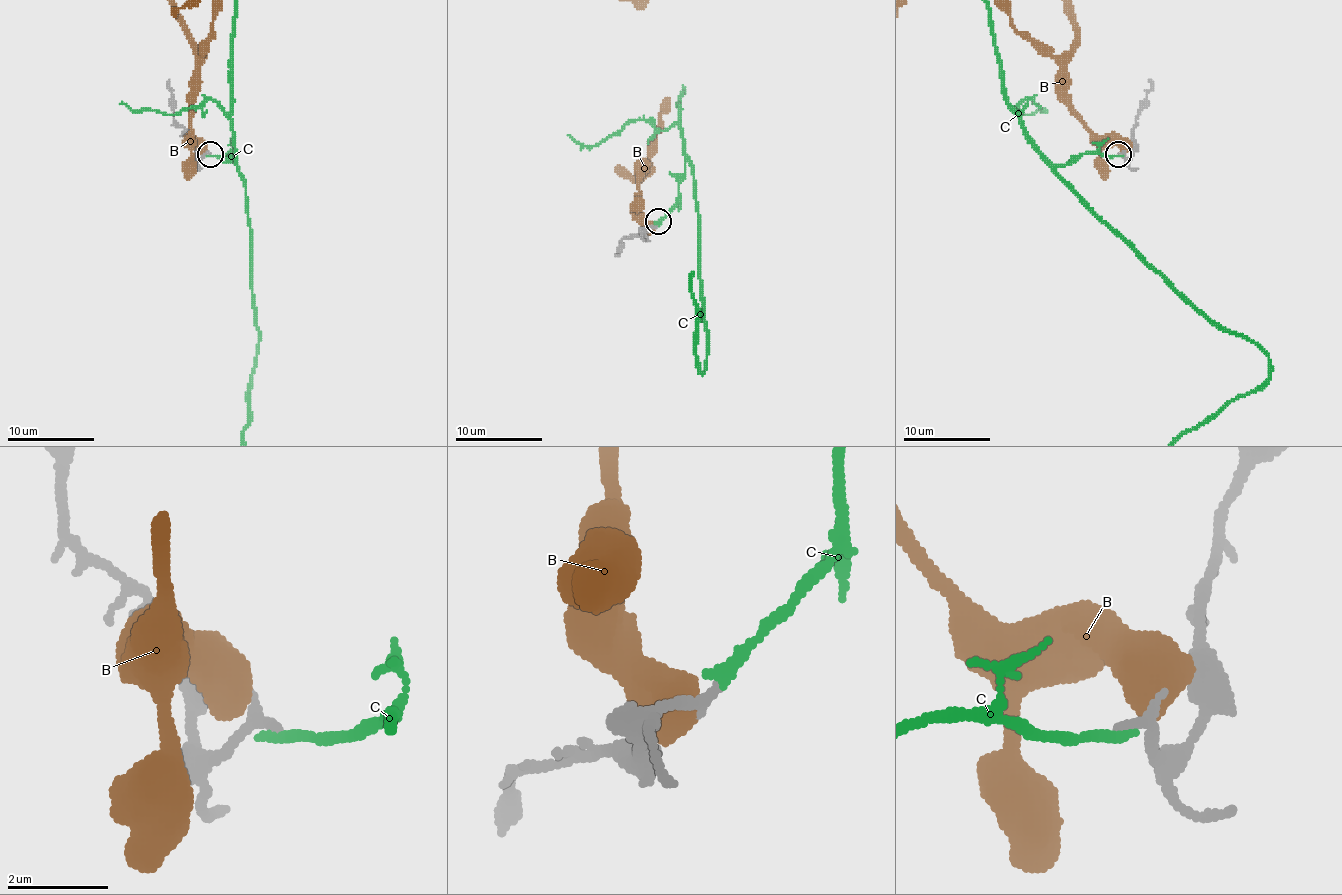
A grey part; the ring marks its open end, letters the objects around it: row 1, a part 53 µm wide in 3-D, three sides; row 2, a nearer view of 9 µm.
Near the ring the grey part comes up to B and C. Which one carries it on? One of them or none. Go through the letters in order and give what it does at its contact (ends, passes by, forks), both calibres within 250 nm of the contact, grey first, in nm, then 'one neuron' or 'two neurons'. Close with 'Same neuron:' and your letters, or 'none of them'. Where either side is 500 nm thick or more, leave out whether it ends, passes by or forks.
B: calibres 260 and 700 nm; two neurons
C: it ends; calibres 240 and 240 nm; two neurons
Same neuron: none of them

